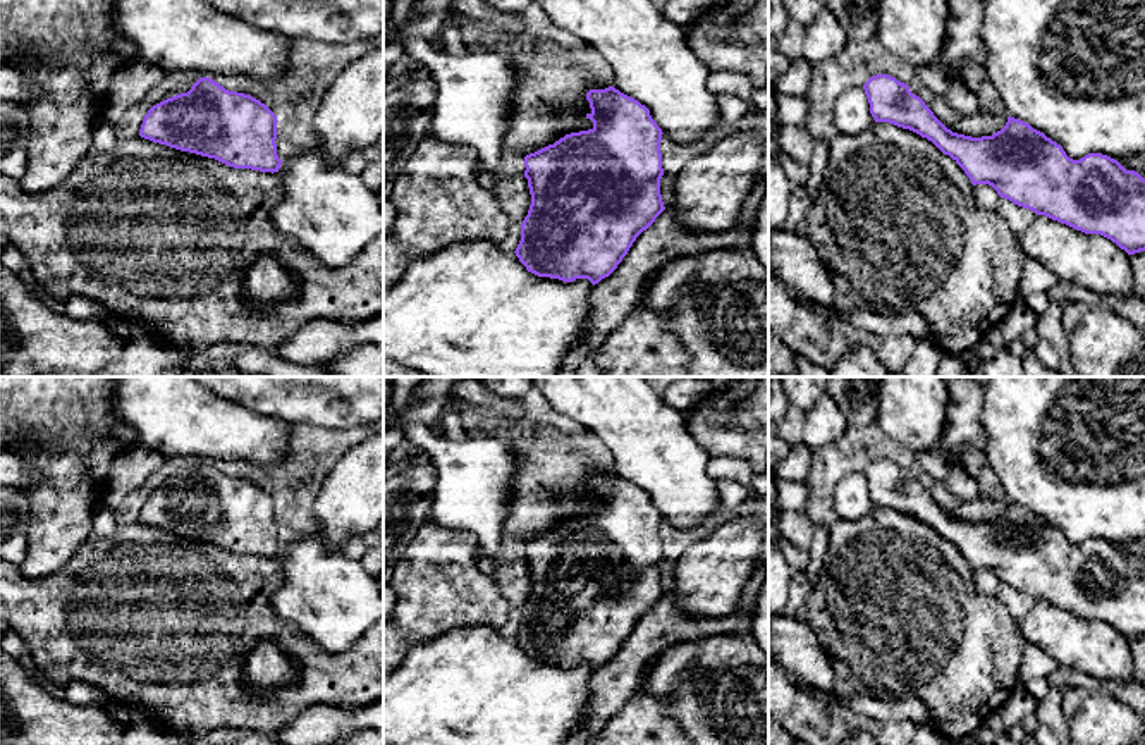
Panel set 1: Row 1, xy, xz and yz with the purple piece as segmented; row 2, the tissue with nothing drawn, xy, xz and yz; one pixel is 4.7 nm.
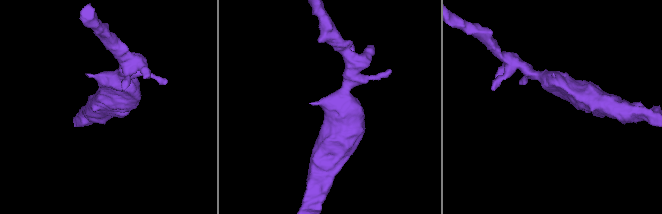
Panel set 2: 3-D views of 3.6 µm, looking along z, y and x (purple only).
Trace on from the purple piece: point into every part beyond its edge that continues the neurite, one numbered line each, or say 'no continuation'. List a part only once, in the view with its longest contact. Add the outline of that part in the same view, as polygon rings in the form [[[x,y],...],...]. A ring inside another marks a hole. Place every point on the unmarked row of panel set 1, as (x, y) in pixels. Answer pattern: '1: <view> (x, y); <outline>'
no continuation

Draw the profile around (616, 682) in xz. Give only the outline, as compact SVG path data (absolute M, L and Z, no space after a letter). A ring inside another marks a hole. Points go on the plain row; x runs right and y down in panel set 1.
M667 592L636 623L617 654L593 671L588 716L566 745L590 745L607 721L641 690L648 666L672 643L722 633L746 633L751 626L753 609L734 611L722 618L693 618L679 609L676 594Z

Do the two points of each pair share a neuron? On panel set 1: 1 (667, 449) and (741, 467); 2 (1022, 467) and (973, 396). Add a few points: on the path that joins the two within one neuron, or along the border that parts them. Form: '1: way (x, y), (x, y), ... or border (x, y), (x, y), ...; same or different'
1: border (709, 456), (707, 472), (716, 480); different
2: border (982, 394), (985, 449); different

